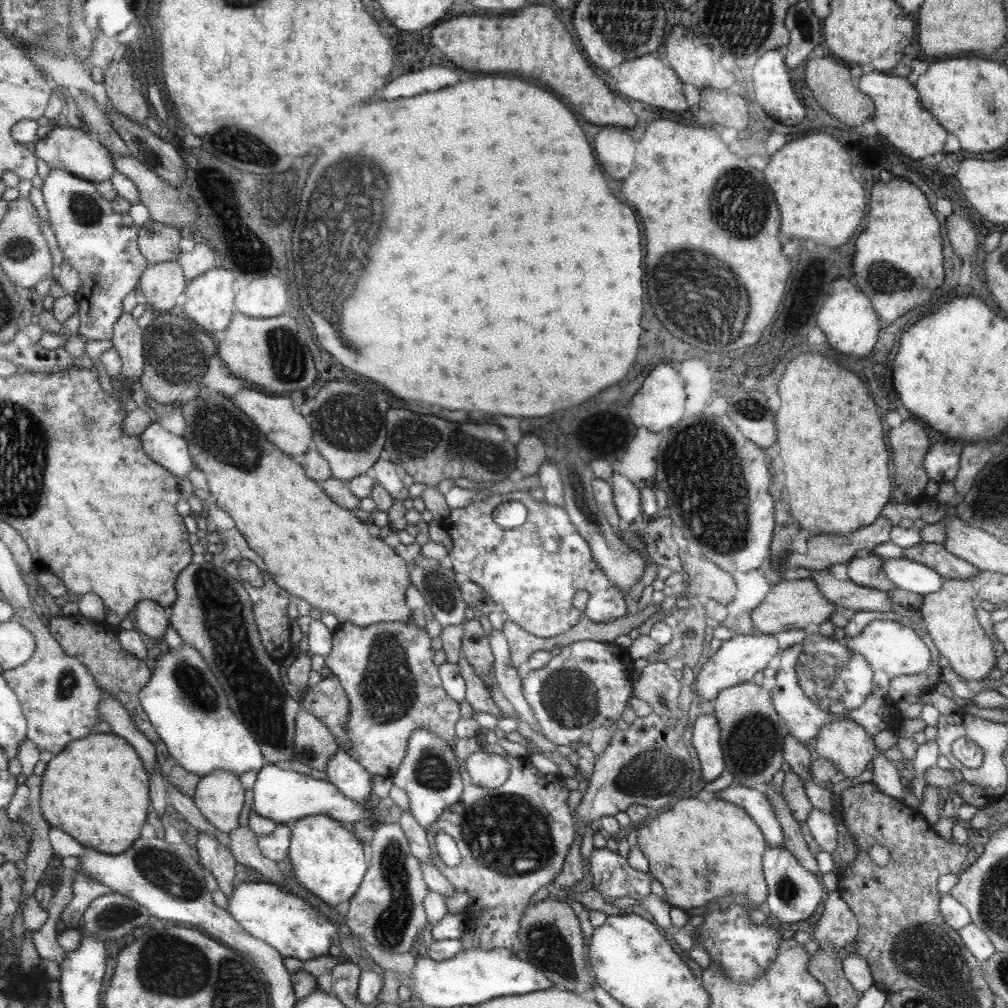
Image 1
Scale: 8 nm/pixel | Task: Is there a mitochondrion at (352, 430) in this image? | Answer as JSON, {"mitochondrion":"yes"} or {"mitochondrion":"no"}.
{"mitochondrion":"yes"}

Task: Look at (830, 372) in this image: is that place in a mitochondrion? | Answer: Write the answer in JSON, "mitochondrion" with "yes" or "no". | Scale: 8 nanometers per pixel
{"mitochondrion":"no"}

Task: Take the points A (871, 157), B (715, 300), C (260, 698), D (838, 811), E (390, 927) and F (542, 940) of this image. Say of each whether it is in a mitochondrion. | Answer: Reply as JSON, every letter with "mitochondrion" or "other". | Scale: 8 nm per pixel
{"A":"other","B":"mitochondrion","C":"mitochondrion","D":"other","E":"mitochondrion","F":"mitochondrion"}

